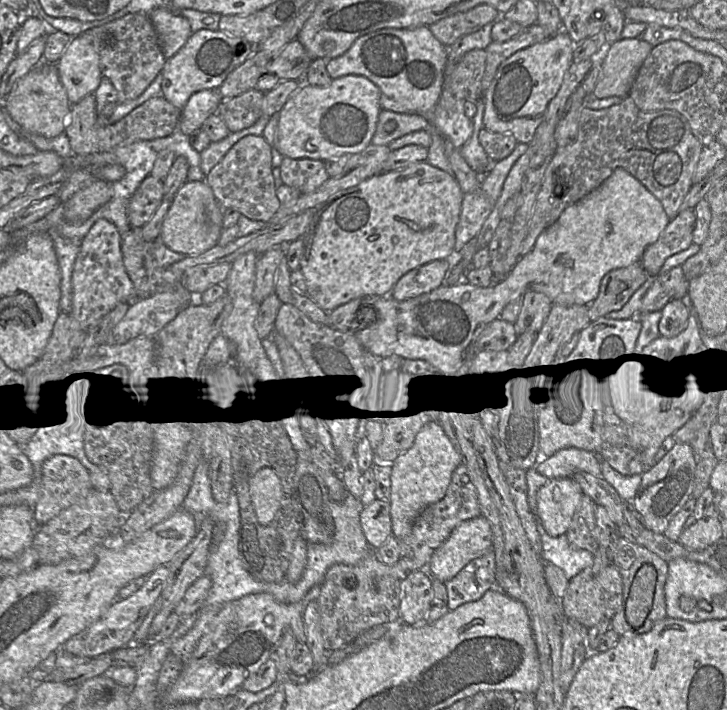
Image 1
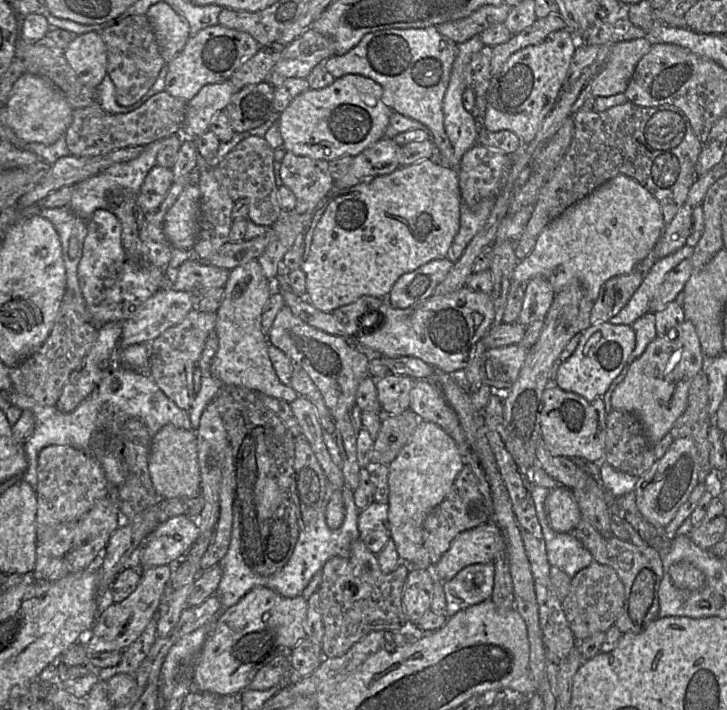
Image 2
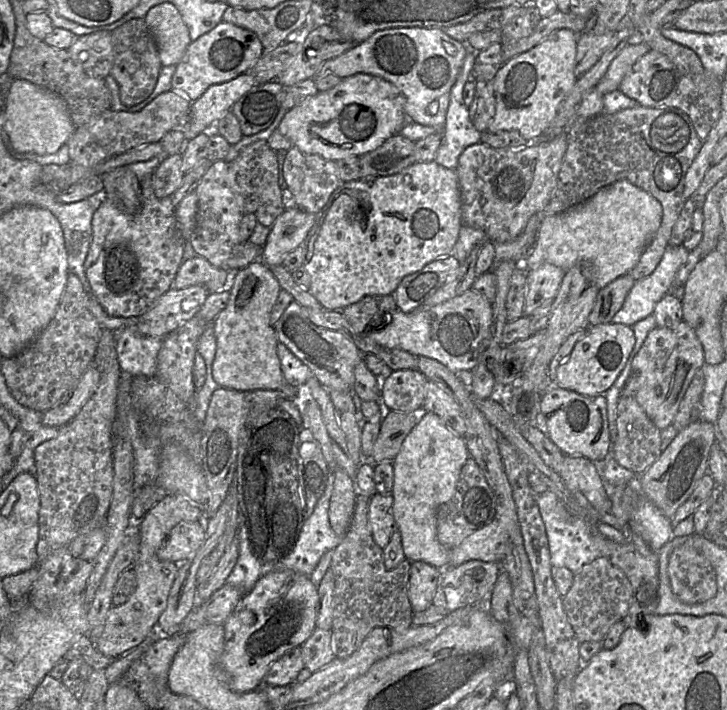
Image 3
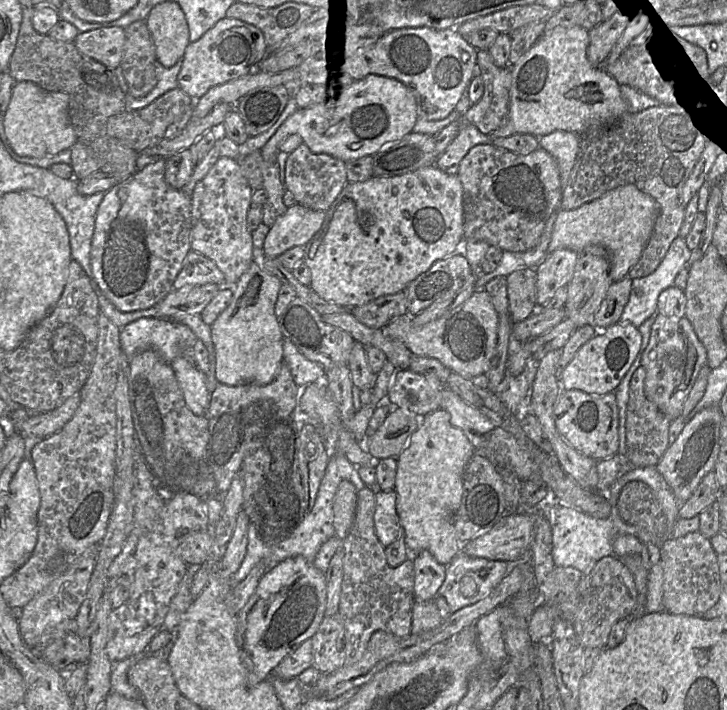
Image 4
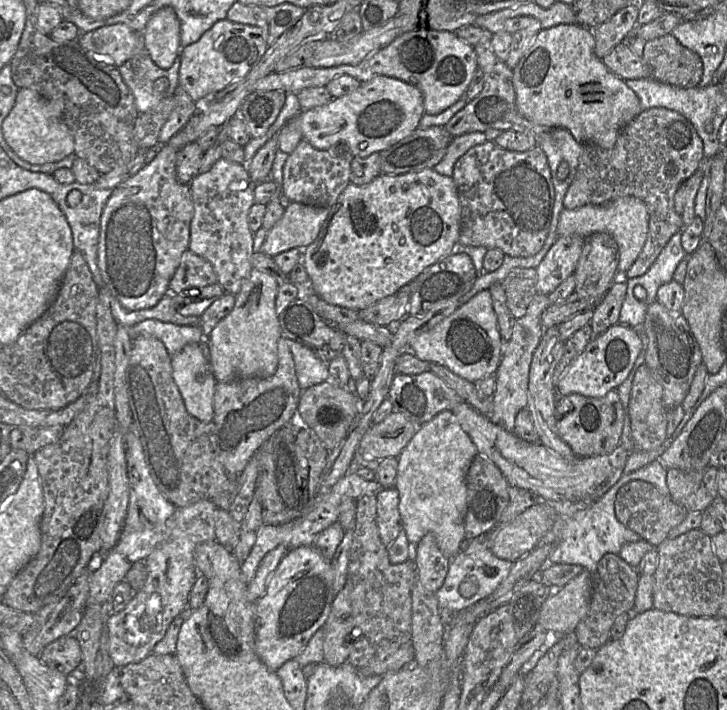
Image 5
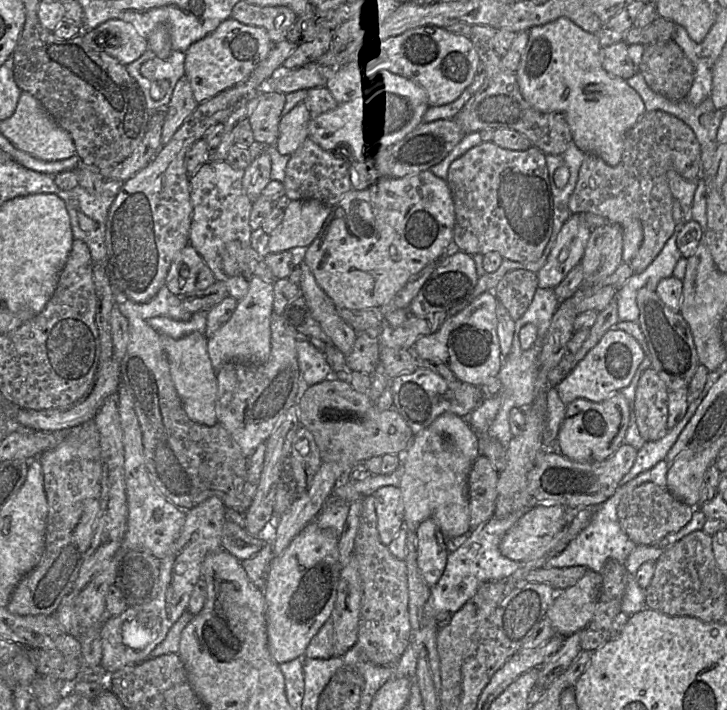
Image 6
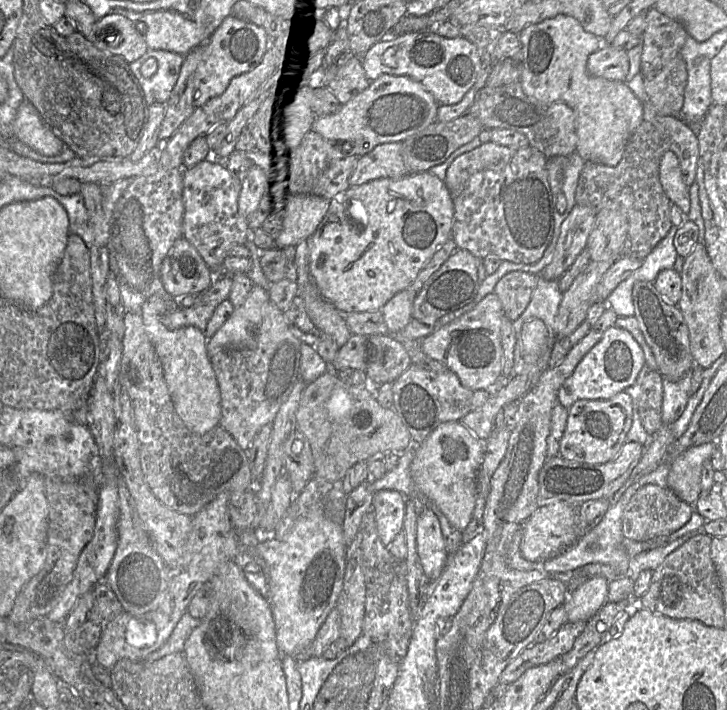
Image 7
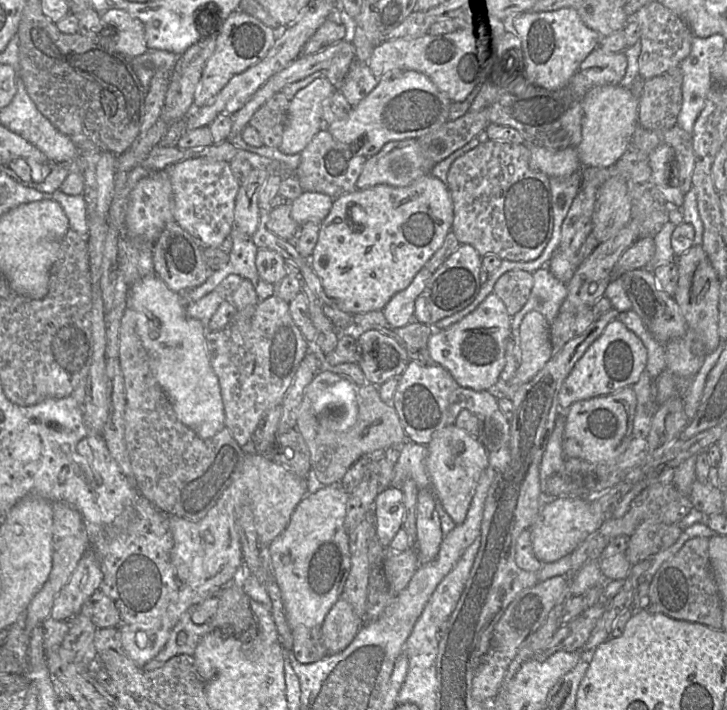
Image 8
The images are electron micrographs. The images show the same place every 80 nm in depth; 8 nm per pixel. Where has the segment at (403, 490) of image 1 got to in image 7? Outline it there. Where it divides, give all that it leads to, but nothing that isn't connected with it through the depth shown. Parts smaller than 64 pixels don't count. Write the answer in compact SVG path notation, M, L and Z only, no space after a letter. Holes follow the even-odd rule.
M461 421L445 422L416 446L416 453L410 466L416 490L433 502L449 523L461 532L473 518L476 476L485 453L483 442Z

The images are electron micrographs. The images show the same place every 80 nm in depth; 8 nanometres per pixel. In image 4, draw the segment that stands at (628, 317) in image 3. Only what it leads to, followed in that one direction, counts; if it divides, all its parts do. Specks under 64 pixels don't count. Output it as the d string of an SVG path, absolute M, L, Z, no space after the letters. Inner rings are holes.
M678 236L652 274L632 280L629 300L617 324L633 325L638 328L657 314L660 293L674 286L677 274L686 266L690 255L685 239Z

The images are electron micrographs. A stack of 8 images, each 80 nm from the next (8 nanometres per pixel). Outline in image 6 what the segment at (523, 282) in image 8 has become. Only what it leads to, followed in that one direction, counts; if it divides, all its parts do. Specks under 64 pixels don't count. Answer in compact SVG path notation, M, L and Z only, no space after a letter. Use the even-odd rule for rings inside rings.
M515 269L502 277L493 293L516 321L527 311L537 288L537 273L526 269Z

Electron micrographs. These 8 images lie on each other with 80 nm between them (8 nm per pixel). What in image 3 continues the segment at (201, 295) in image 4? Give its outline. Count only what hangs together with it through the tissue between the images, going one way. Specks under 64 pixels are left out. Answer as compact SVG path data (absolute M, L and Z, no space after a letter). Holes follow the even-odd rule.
M202 285L169 289L137 319L140 334L166 337L184 322L196 316L209 291Z

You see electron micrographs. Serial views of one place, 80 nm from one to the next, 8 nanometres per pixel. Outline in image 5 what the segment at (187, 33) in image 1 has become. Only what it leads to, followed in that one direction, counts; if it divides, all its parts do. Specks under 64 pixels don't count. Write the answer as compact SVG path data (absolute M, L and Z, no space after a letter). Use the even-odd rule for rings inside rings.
M163 7L152 15L143 31L145 48L162 69L169 69L180 54L180 21L175 10Z

